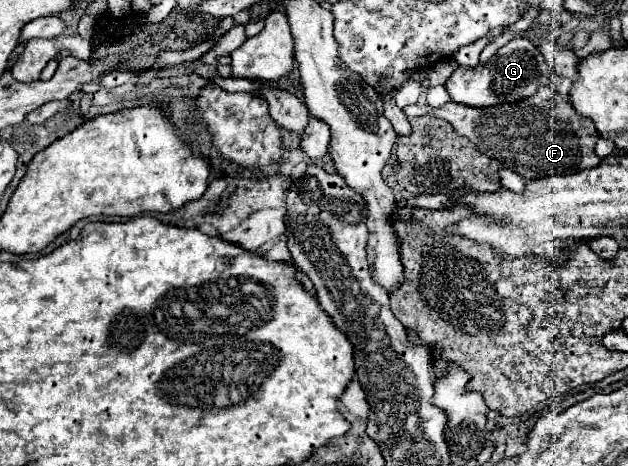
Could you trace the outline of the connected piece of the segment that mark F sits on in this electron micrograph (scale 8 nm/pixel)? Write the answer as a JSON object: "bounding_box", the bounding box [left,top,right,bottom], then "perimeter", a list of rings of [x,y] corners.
{"bounding_box":[404,87,600,179],"perimeter":[[[538,87],[538,91],[520,101],[502,103],[494,107],[468,107],[462,103],[448,103],[442,109],[434,107],[418,107],[412,105],[404,109],[406,115],[436,115],[448,123],[452,123],[454,131],[460,137],[472,141],[478,151],[488,157],[494,157],[502,163],[502,167],[526,177],[538,179],[544,175],[566,175],[578,173],[582,169],[590,169],[598,165],[600,159],[594,153],[596,129],[590,119],[578,117],[572,105],[562,99],[552,87]]]}

